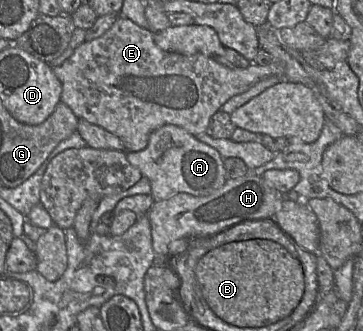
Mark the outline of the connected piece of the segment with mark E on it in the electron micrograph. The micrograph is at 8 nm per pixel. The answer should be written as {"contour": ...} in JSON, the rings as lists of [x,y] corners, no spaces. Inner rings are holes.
{"contour":[[[118,16],[111,28],[102,36],[91,41],[84,41],[75,49],[69,59],[67,59],[62,65],[53,67],[52,70],[62,85],[61,102],[66,104],[78,119],[83,118],[118,136],[124,143],[126,152],[137,152],[145,149],[148,145],[150,134],[164,125],[179,126],[193,136],[205,133],[212,115],[220,110],[222,105],[230,98],[247,91],[251,86],[265,78],[272,76],[283,78],[284,74],[284,67],[276,61],[264,66],[252,63],[246,69],[232,69],[219,64],[214,58],[203,54],[184,56],[178,53],[163,51],[155,44],[154,34],[151,31],[143,29],[131,20],[120,16]]]}

